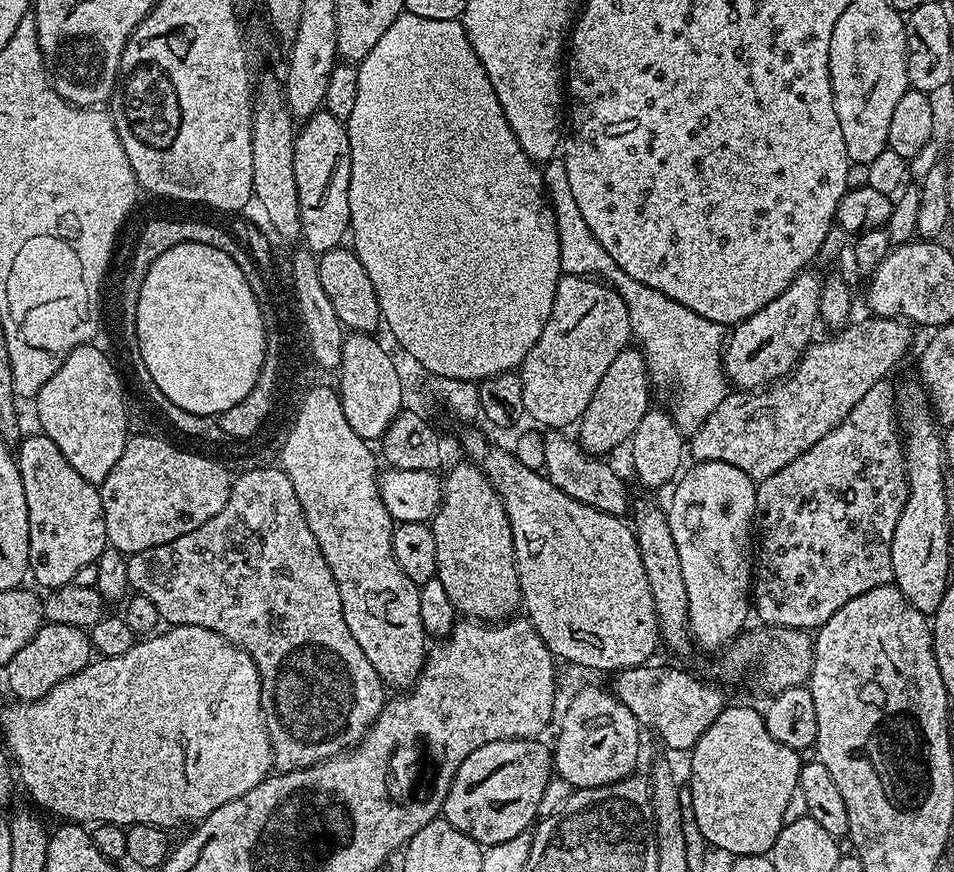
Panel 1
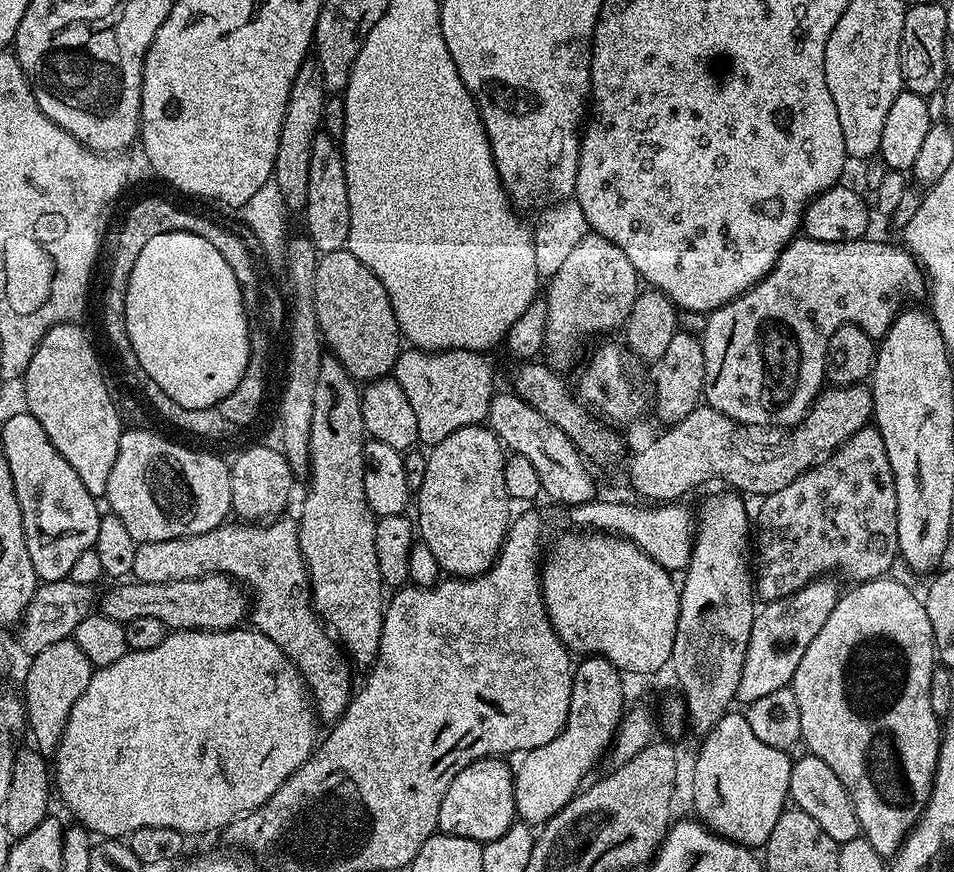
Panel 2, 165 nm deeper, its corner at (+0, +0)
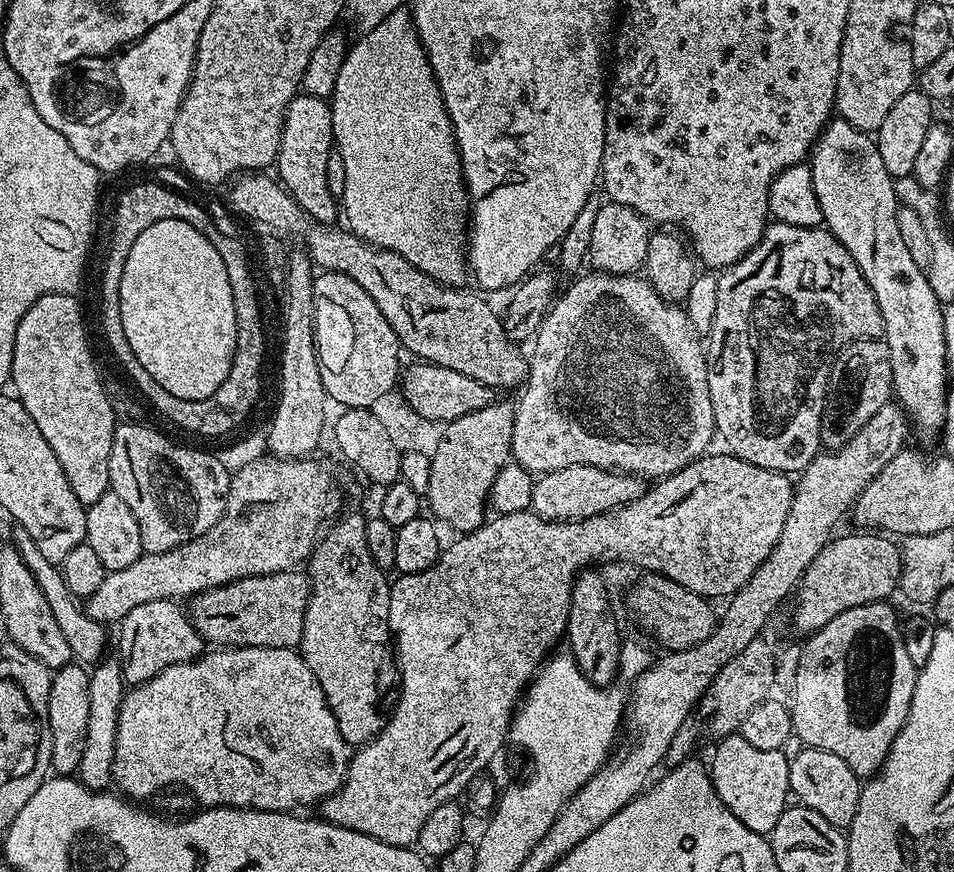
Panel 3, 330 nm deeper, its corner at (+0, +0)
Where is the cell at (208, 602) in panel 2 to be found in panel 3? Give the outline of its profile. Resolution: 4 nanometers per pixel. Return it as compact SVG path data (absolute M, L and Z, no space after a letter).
M289 570L287 572L275 572L265 576L243 576L241 580L235 580L229 584L223 584L217 588L211 588L205 592L199 592L198 595L191 597L186 604L186 613L192 624L196 627L198 634L209 645L212 646L231 646L234 648L249 648L250 646L262 646L263 648L291 648L295 649L302 638L304 629L304 619L306 618L306 606L310 595L310 581L303 571Z

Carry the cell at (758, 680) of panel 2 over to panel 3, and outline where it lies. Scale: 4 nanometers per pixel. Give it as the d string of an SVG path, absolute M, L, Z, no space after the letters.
M864 530L857 536L839 536L829 540L818 558L810 562L795 589L796 609L792 612L792 624L803 634L816 632L848 608L887 601L888 595L897 591L901 549L895 539Z

